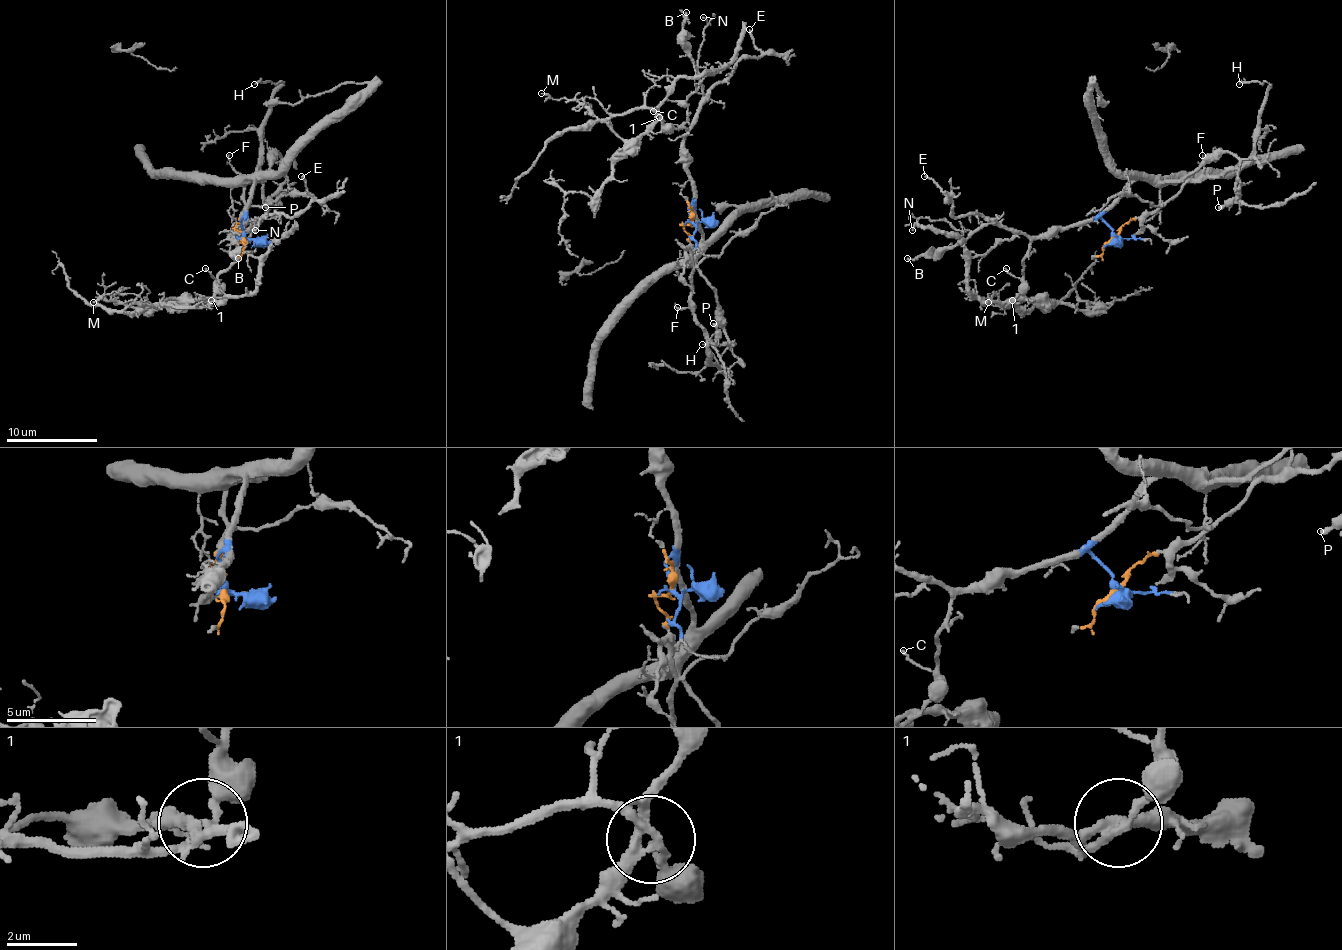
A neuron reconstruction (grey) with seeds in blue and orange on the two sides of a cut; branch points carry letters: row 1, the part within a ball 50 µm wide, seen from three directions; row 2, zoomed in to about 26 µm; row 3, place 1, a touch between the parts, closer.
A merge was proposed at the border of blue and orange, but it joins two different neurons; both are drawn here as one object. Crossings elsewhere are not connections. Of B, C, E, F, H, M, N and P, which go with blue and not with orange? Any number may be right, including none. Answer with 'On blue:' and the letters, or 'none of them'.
On blue: B, C, E, M, N, P

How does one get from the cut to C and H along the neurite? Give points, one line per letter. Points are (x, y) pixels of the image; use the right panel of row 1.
C: (1115, 235), (1099, 217), (1067, 226), (1051, 226), (1032, 240), (1021, 277), (1014, 277), (1005, 267)
H: (1115, 235), (1131, 219), (1156, 213), (1186, 183), (1218, 178), (1252, 153), (1268, 87), (1238, 84)

